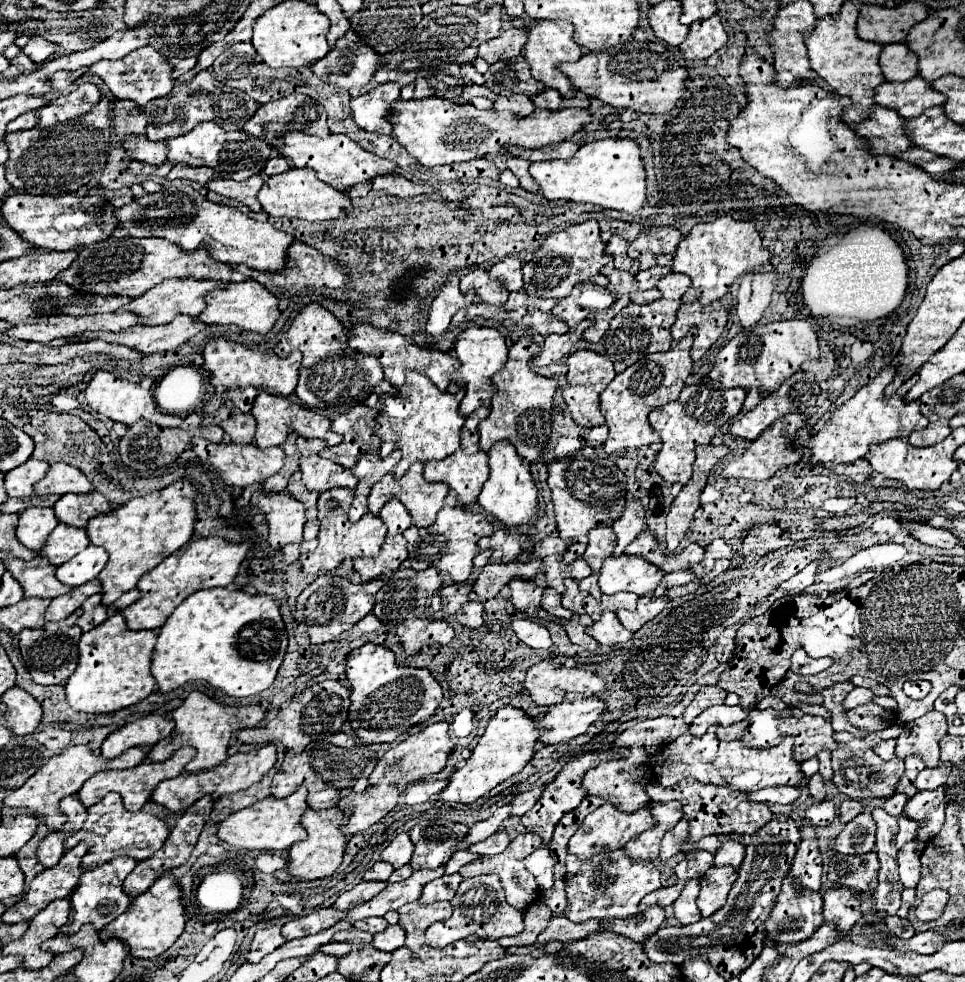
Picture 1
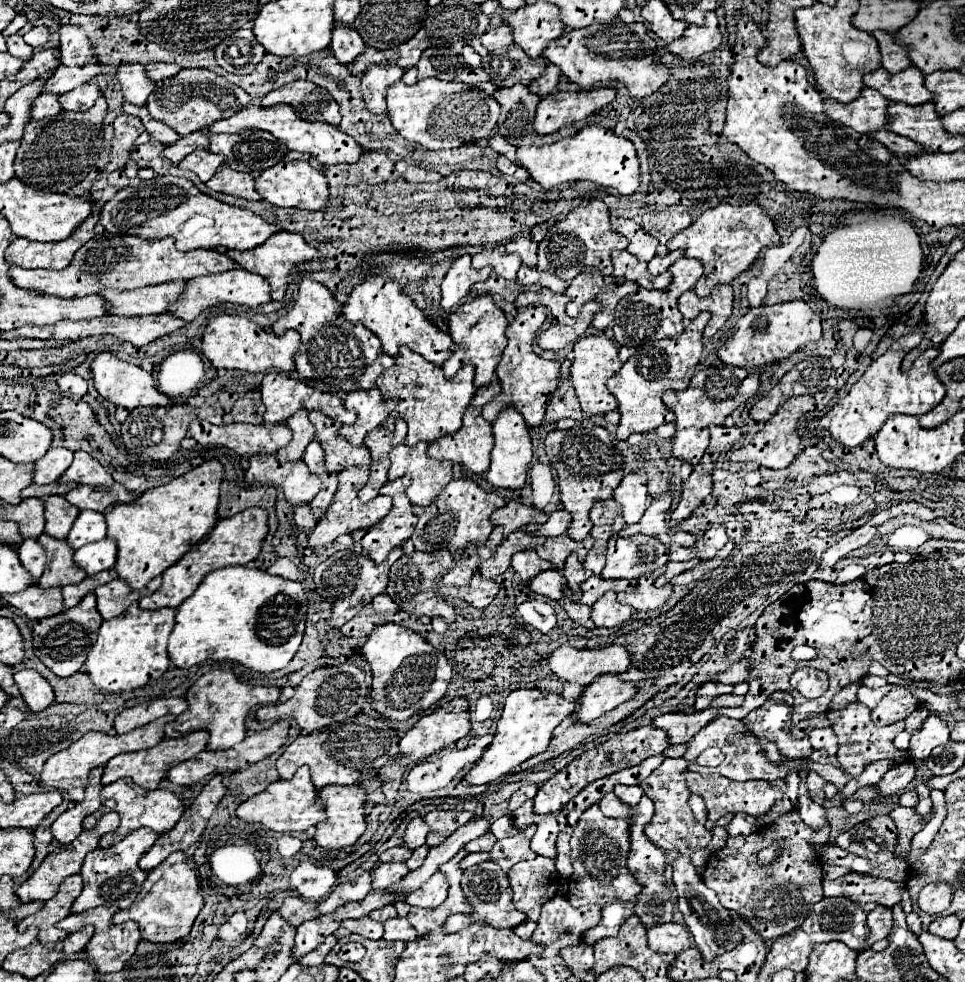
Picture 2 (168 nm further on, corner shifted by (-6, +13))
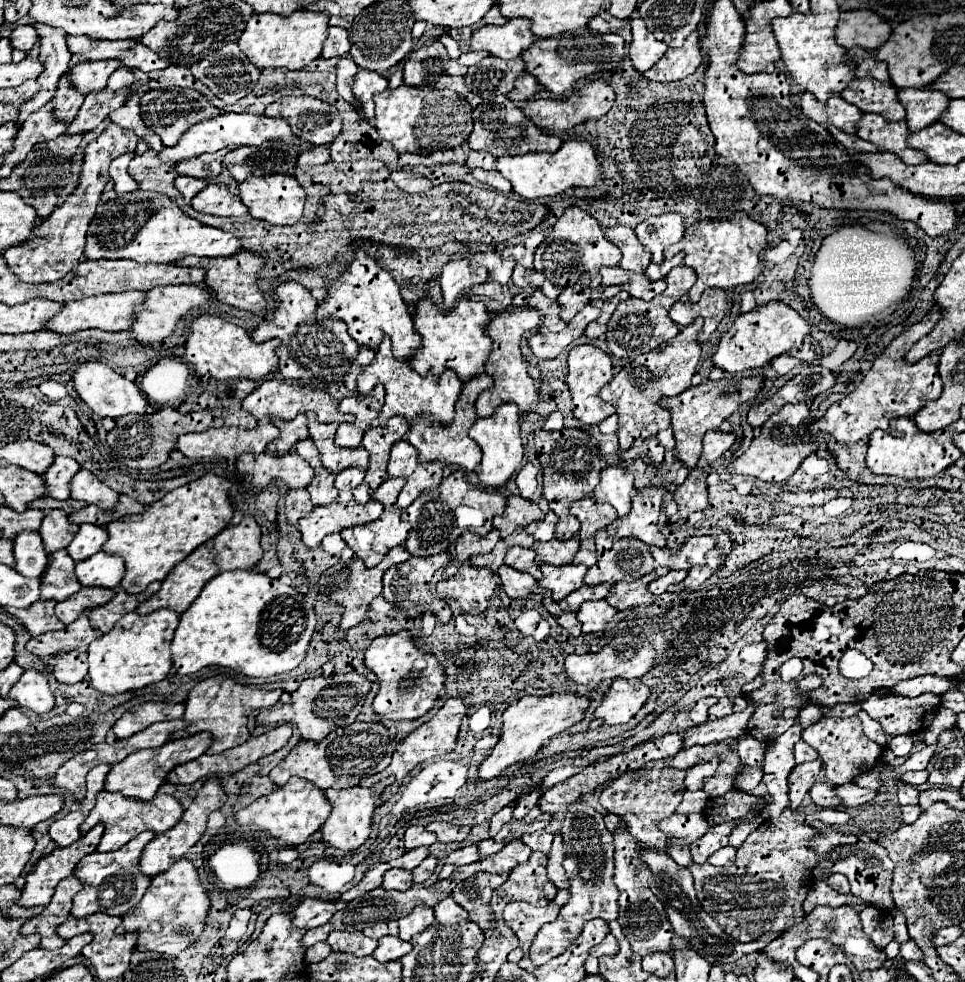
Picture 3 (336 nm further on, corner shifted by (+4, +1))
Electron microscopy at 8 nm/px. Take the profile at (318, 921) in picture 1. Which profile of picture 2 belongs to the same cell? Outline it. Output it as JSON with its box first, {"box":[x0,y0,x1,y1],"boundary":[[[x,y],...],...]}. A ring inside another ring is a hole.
{"box":[319,871,371,915],"boundary":[[[365,871],[363,875],[355,877],[355,879],[347,879],[341,885],[337,885],[337,889],[329,895],[329,899],[325,899],[319,905],[321,915],[335,911],[337,907],[341,907],[347,901],[361,901],[371,889],[371,871]]]}

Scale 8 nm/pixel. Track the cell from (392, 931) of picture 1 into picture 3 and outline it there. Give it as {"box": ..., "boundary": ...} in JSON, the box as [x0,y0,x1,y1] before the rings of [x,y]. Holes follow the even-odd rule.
{"box":[373,935,413,961],"boundary":[[[385,935],[379,939],[379,947],[373,951],[373,957],[379,961],[397,961],[403,955],[407,955],[413,949],[413,945],[409,941],[403,941],[395,935]]]}

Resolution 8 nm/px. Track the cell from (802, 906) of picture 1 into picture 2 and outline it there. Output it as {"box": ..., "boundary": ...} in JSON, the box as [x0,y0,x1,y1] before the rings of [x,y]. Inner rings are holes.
{"box":[703,809,829,941],"boundary":[[[793,809],[775,819],[771,825],[759,827],[755,833],[747,835],[747,841],[741,849],[725,847],[711,853],[703,873],[705,885],[717,893],[725,909],[741,915],[741,919],[745,919],[761,935],[761,939],[775,941],[777,937],[797,929],[801,919],[805,919],[811,907],[823,897],[823,869],[815,847],[829,843],[829,831],[829,825],[813,831]],[[779,841],[783,843],[779,845],[775,861],[769,865],[757,863],[759,851],[769,845],[777,845]]]}

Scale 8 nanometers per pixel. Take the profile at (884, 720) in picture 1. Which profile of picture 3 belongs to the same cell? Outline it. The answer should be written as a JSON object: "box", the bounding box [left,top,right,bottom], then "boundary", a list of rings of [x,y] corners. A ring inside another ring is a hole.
{"box":[861,693,941,737],"boundary":[[[925,693],[917,699],[897,697],[897,695],[871,695],[861,703],[861,709],[869,713],[871,719],[881,723],[883,731],[889,737],[917,733],[929,727],[935,717],[941,699],[933,693]]]}

